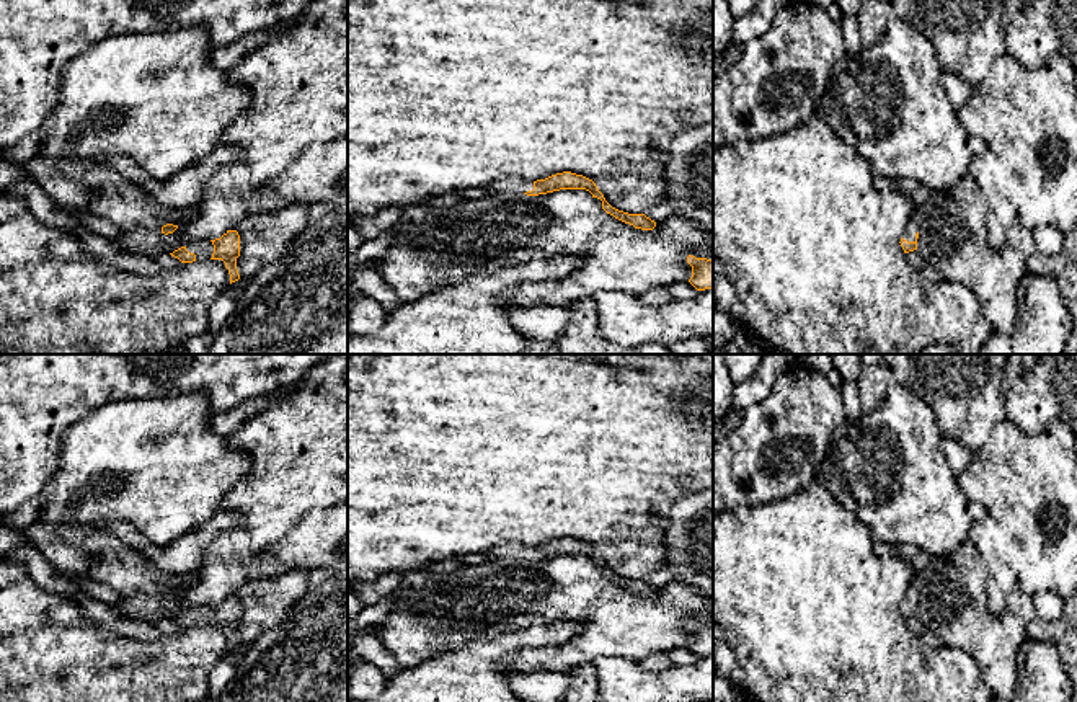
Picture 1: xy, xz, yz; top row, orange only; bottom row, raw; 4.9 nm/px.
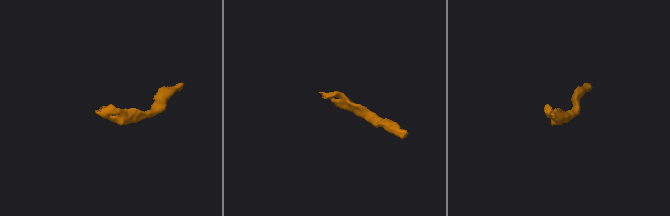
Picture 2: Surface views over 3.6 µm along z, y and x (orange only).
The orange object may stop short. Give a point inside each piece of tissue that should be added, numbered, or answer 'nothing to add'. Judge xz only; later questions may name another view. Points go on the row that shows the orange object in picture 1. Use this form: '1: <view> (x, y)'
1: xz (516, 185)

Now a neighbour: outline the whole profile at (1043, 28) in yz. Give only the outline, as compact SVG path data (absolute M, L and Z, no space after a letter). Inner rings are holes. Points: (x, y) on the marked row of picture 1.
M1033 0L1012 20L1007 54L1028 69L1059 54L1077 69L1077 0Z

